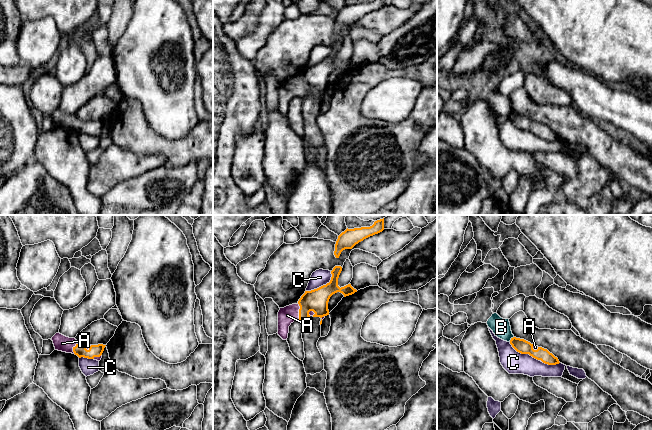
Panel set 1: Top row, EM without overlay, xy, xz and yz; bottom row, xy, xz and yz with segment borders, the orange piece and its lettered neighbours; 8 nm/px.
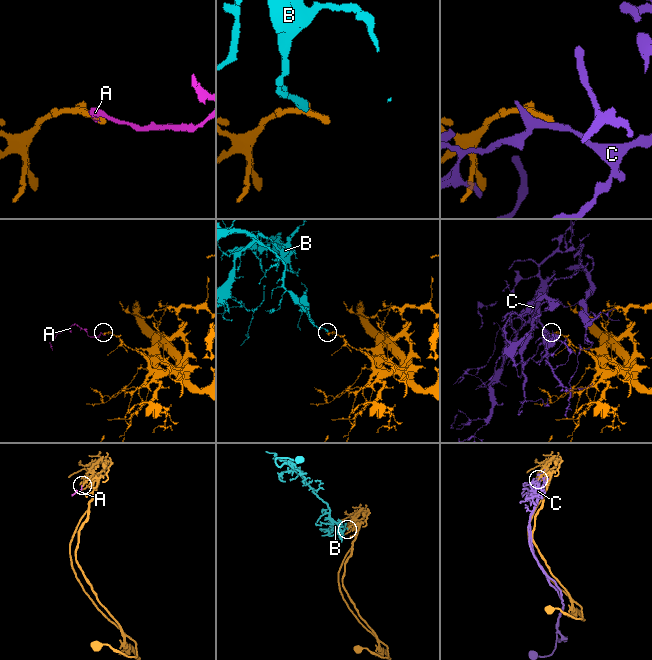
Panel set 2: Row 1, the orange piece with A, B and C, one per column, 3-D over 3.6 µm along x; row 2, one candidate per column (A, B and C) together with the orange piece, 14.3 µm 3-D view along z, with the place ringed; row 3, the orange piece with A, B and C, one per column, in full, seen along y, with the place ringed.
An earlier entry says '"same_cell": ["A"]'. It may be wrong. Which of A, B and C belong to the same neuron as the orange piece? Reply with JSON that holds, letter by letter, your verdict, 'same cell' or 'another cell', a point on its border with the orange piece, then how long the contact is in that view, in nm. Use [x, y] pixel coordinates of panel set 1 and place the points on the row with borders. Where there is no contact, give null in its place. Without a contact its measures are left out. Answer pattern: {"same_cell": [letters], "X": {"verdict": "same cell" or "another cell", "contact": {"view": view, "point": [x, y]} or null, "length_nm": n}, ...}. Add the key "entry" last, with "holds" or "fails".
{"same_cell": ["A"], "A": {"verdict": "same cell", "contact": {"view": "xz", "point": [299, 312]}, "length_nm": 140}, "B": {"verdict": "another cell", "contact": {"view": "yz", "point": [511, 339]}, "length_nm": 60}, "C": {"verdict": "another cell", "contact": {"view": "xz", "point": [323, 285]}, "length_nm": 260}, "entry": "holds"}

